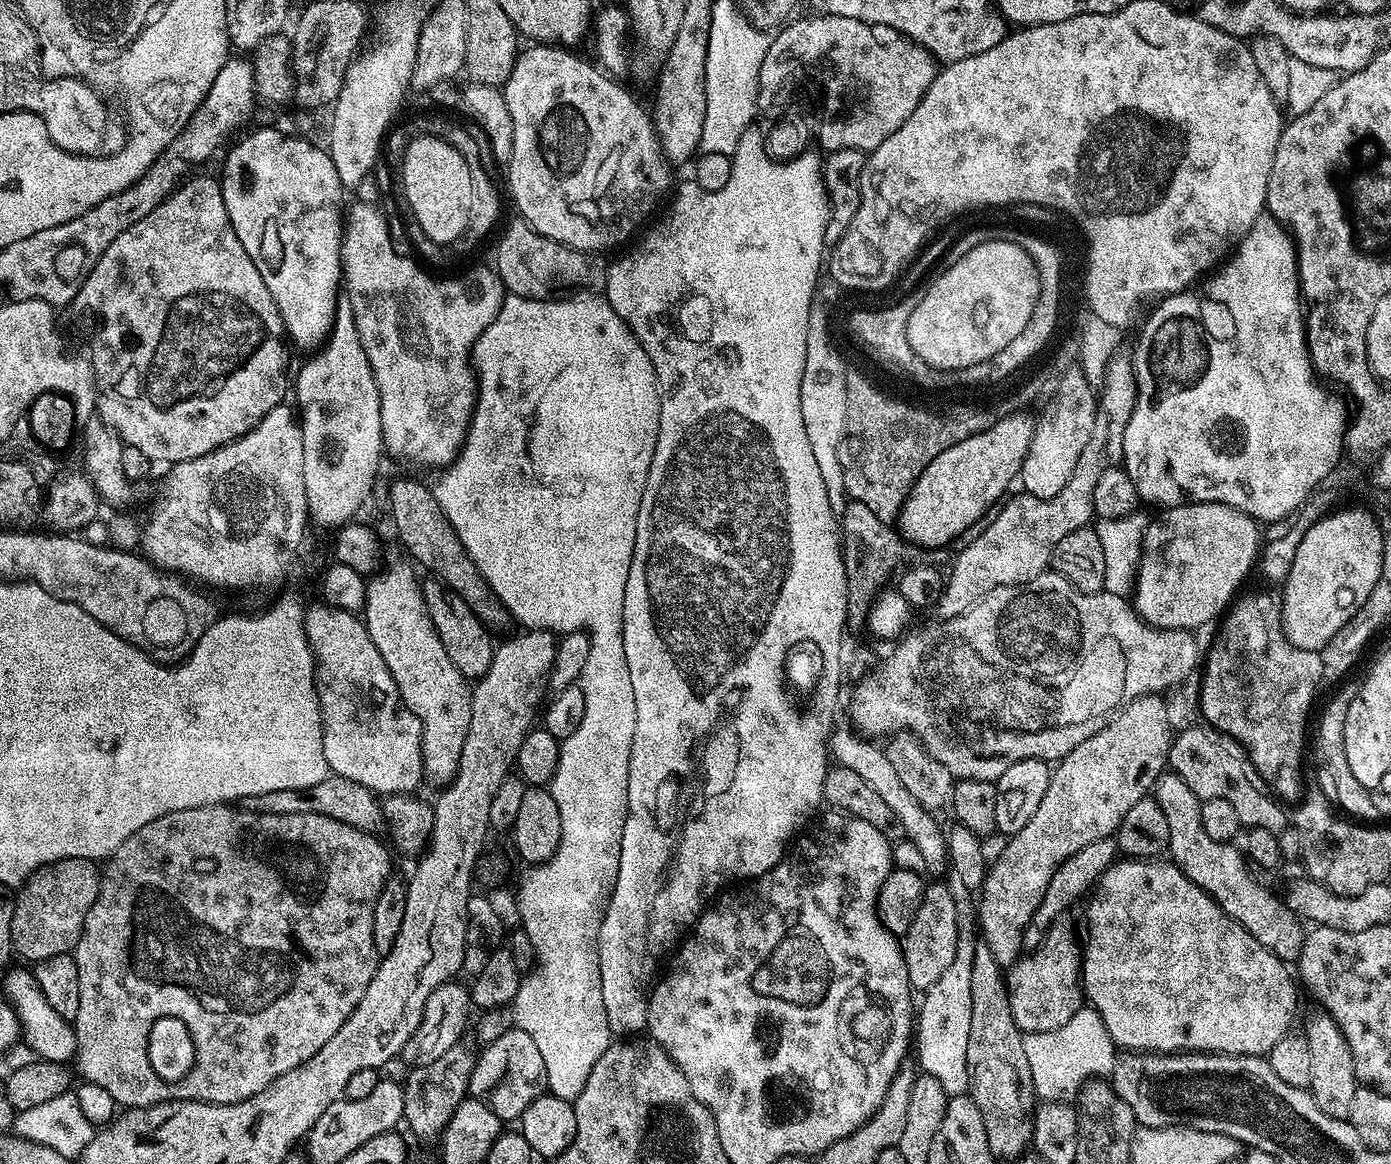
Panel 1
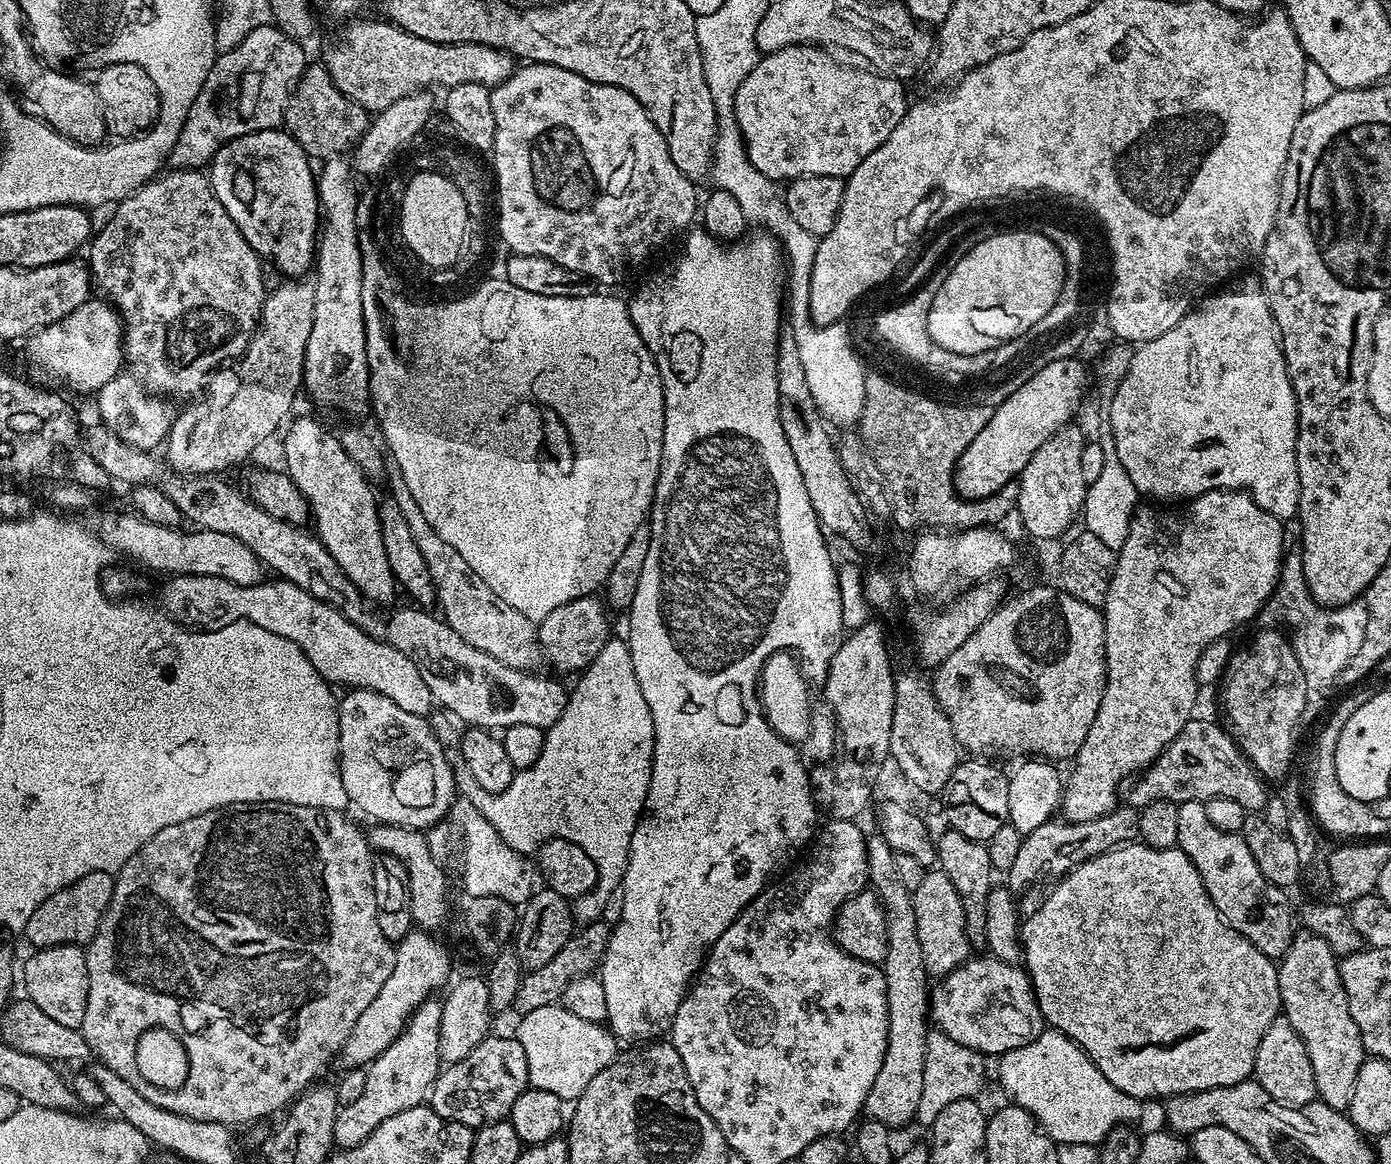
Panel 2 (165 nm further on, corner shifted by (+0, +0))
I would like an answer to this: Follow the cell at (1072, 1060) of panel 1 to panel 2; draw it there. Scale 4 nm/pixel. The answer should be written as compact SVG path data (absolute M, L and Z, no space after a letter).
M1046 1028L1034 1042L1015 1047L999 1057L998 1078L1009 1103L1015 1103L1039 1122L1044 1133L1057 1145L1103 1143L1110 1130L1118 1124L1134 1124L1140 1119L1145 1105L1132 1095L1124 1094L1098 1070L1092 1059L1068 1036Z

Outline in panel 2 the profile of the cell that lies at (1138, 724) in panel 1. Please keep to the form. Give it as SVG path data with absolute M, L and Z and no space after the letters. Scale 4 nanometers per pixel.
M1217 490L1207 492L1196 499L1187 501L1177 512L1163 512L1163 507L1137 507L1130 522L1130 534L1126 534L1126 542L1116 552L1116 565L1110 582L1110 590L1106 590L1106 602L1102 606L1104 614L1104 661L1106 662L1106 682L1102 702L1098 706L1098 714L1094 714L1094 722L1090 725L1090 734L1086 734L1086 742L1076 751L1072 773L1067 773L1066 783L1062 793L1062 816L1072 822L1086 822L1099 816L1110 814L1118 806L1116 791L1127 776L1135 777L1144 771L1148 765L1164 752L1164 747L1174 739L1188 721L1191 720L1191 707L1194 704L1198 681L1196 667L1203 658L1206 646L1216 640L1231 637L1235 628L1243 626L1247 620L1255 621L1260 610L1271 596L1280 574L1281 561L1284 559L1286 543L1284 544L1285 525L1274 514L1262 510L1252 501L1252 497L1243 490Z

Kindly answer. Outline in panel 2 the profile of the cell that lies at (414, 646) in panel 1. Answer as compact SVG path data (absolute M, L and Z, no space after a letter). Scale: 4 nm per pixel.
M298 416L287 425L283 467L304 495L311 523L316 523L315 535L326 546L334 562L342 566L350 582L358 586L367 600L373 605L385 606L395 598L396 592L398 596L398 585L390 570L390 562L386 562L386 546L382 544L382 526L378 518L378 496L372 493L373 485L350 460L335 431L327 432L318 421Z

